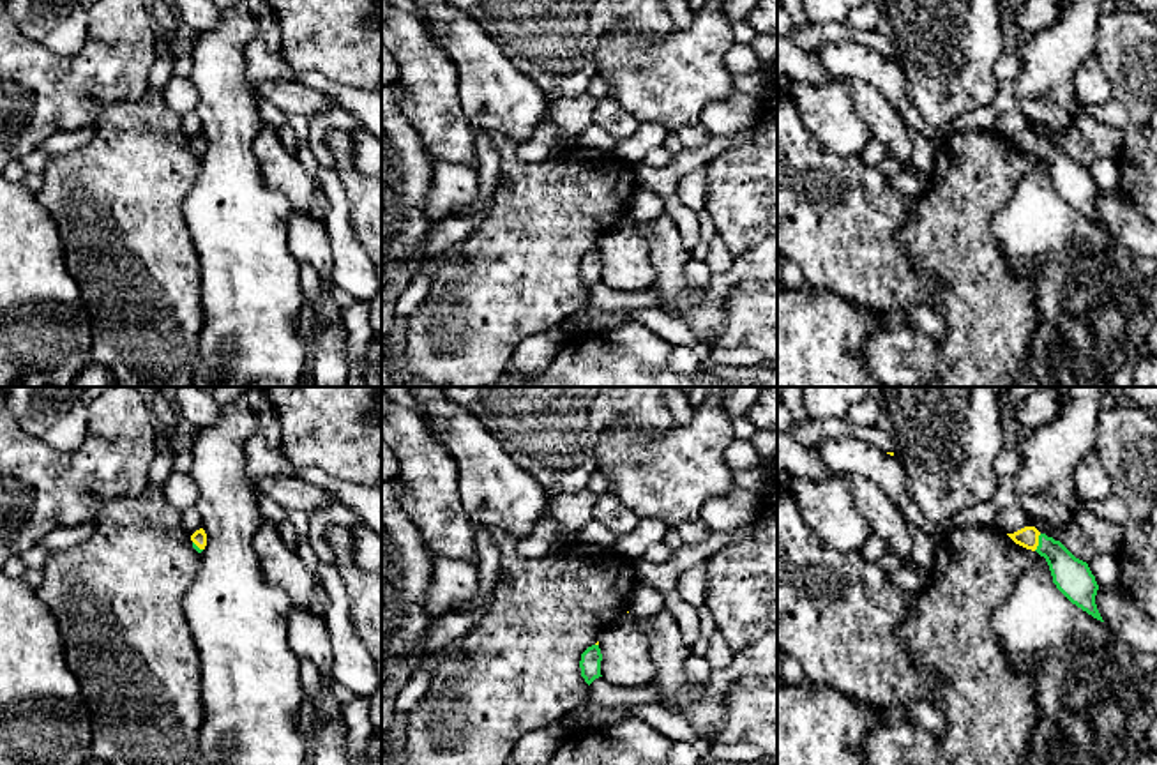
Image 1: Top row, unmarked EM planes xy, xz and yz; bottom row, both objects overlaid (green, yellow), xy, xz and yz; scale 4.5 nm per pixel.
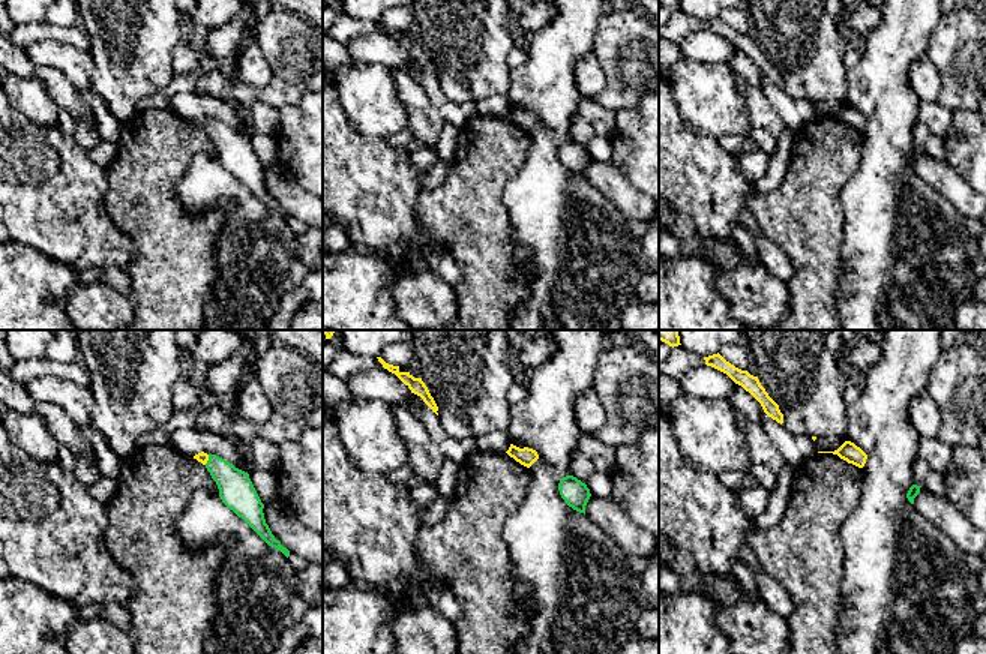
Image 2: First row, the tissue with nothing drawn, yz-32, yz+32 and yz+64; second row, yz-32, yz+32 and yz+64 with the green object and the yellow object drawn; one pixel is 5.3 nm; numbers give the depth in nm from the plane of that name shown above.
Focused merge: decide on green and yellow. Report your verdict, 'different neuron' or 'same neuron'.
same neuron

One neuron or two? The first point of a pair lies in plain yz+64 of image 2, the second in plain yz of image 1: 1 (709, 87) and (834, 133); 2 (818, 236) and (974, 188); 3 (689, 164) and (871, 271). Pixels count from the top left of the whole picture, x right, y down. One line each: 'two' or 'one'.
1: one
2: one
3: one

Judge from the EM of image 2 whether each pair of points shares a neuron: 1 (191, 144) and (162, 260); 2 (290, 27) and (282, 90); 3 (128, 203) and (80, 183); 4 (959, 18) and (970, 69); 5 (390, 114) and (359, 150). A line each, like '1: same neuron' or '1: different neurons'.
1: same neuron
2: same neuron
3: different neurons
4: same neuron
5: different neurons

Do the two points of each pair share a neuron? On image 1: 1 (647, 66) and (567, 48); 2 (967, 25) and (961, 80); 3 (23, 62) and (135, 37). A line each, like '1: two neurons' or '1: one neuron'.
1: two neurons
2: one neuron
3: one neuron

